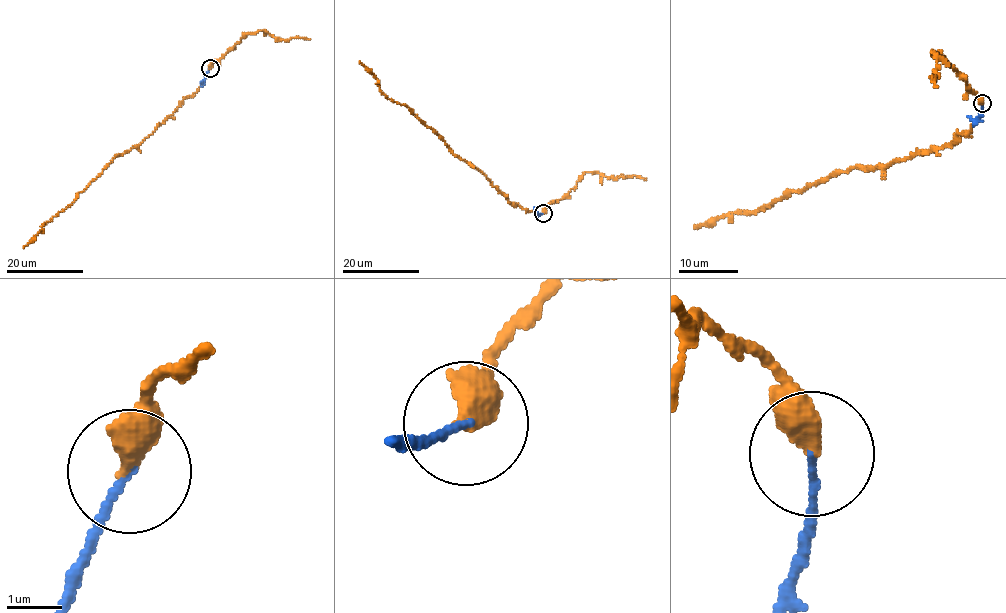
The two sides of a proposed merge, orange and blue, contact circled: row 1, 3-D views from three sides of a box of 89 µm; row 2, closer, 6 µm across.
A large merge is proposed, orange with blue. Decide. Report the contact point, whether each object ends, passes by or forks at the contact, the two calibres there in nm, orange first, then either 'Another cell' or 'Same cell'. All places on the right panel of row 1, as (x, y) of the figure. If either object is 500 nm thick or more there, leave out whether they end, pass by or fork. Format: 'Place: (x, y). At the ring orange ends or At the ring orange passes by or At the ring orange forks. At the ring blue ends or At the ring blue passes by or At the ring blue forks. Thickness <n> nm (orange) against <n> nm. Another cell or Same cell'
Place: (982, 103). At the ring orange ends. At the ring blue ends. Thickness 440 nm (orange) against 120 nm. Same cell

